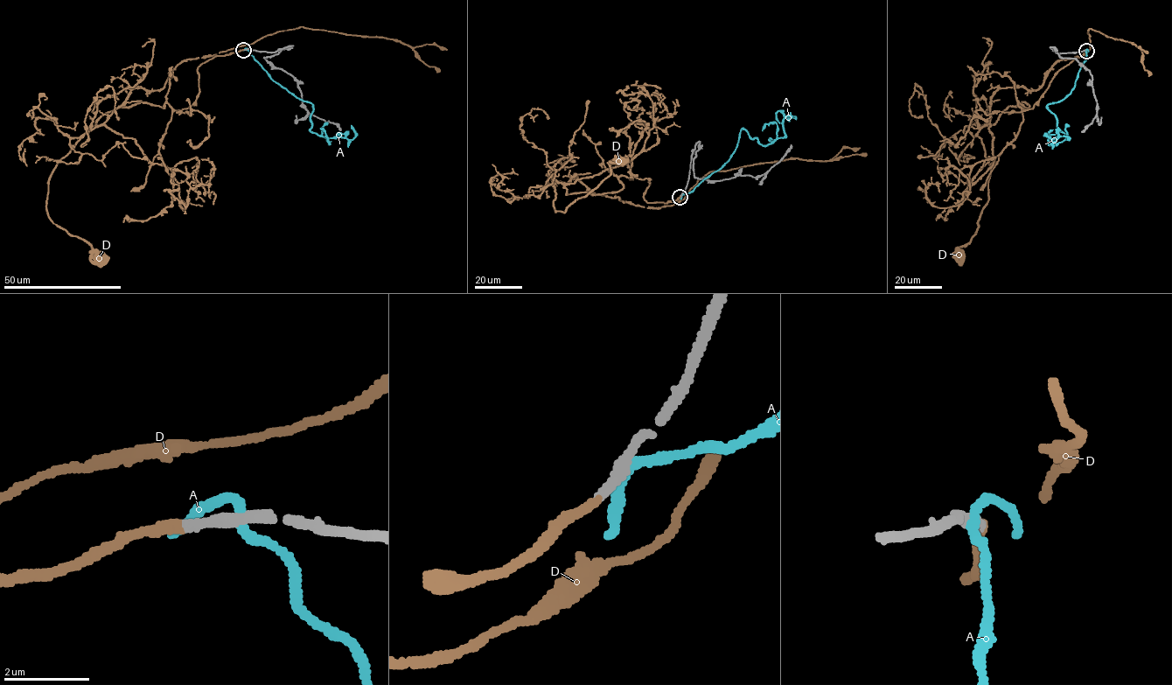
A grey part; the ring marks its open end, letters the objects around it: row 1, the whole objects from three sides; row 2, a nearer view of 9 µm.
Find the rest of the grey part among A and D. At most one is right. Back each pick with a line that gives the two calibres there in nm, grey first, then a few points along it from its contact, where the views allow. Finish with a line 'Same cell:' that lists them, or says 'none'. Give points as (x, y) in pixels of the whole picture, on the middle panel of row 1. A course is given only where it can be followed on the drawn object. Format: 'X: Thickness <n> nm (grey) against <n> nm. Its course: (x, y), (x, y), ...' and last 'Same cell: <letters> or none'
D: Thickness 240 nm (grey) against 200 nm. Its course: (680, 196), (647, 203), (645, 178), (622, 175), (623, 188), (593, 194), (554, 184), (556, 212), (620, 162)
Same cell: D

